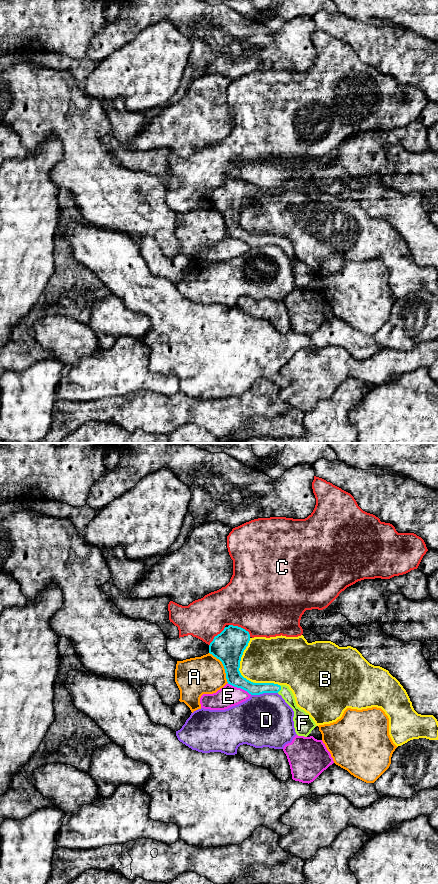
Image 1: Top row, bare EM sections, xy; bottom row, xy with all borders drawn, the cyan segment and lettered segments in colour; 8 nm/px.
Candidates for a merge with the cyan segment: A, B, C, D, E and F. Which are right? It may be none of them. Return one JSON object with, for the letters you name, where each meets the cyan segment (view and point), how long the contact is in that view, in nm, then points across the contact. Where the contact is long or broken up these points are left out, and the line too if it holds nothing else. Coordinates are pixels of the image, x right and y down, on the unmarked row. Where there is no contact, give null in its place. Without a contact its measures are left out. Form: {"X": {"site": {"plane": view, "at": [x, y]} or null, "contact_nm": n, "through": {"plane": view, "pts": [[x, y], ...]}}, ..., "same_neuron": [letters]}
{"F": {"site": {"plane": "xy", "at": [280, 241]}, "contact_nm": 70, "through": {"plane": "xy", "pts": [[252, 240], [280, 241], [285, 244]]}}, "same_neuron": ["F"]}

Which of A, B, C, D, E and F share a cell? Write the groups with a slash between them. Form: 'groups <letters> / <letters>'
groups A / B / C / D / E / F

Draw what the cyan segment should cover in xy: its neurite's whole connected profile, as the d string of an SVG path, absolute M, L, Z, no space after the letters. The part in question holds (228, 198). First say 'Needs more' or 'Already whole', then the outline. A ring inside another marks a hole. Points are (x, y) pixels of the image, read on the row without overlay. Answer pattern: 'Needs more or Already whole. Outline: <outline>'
Needs more. Outline: M226 177L224 182L214 189L209 197L209 205L219 211L225 221L228 236L241 240L251 247L278 245L294 263L294 280L298 288L307 289L316 279L315 274L295 254L292 243L286 237L274 235L255 235L244 230L240 223L240 213L250 193L250 186L245 181Z

